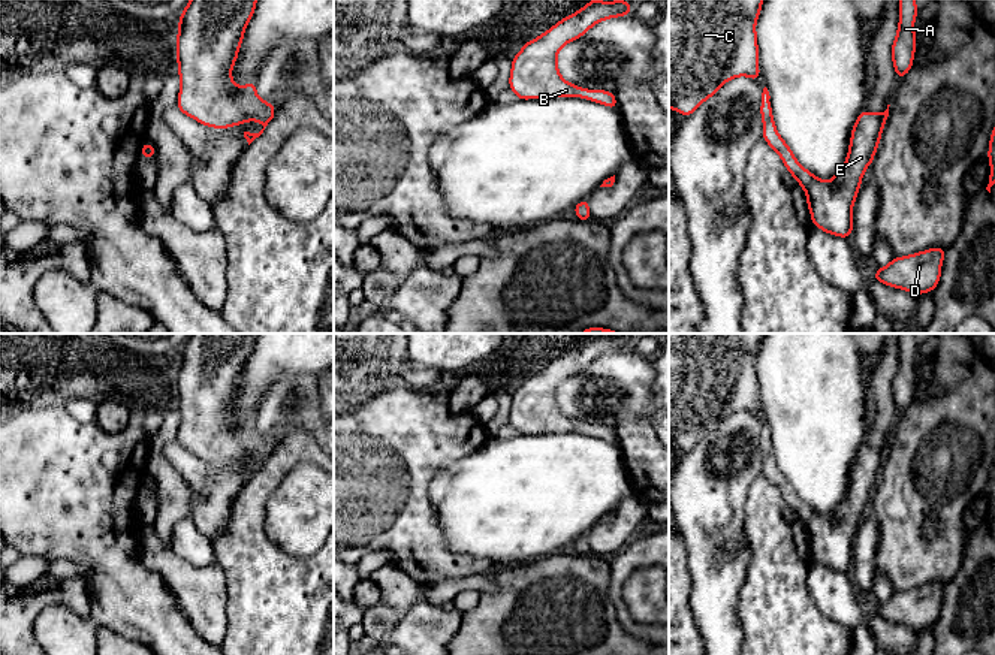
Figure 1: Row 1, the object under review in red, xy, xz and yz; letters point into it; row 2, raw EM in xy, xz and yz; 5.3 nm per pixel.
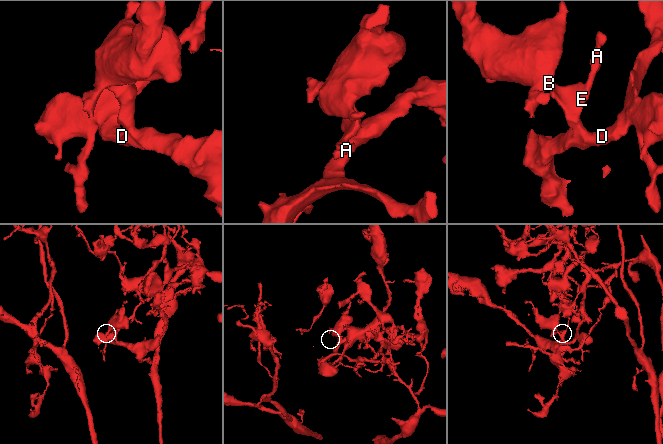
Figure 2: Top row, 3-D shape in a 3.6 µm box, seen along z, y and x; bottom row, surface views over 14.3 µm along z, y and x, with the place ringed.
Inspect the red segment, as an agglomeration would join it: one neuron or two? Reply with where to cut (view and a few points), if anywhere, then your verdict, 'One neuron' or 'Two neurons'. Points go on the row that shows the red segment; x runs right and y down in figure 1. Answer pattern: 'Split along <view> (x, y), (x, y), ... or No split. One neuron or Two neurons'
No split. One neuron

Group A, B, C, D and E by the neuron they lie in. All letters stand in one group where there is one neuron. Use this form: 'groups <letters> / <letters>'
groups A B C D E

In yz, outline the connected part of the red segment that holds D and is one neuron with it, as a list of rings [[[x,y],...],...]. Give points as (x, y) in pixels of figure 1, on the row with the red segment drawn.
[[[935,247],[904,257],[893,256],[884,268],[877,268],[874,281],[923,295],[934,292],[940,283],[941,265],[947,248]]]

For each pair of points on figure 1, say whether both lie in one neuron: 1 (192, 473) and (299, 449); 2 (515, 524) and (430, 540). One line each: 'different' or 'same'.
1: different
2: different

